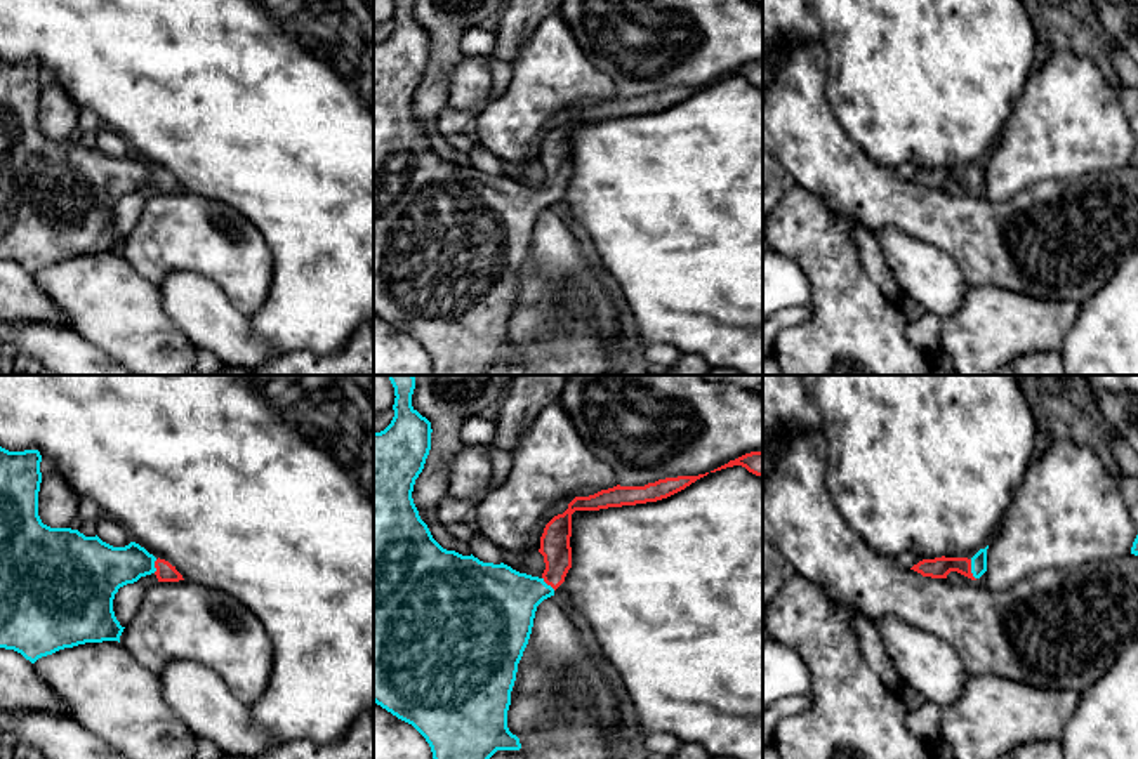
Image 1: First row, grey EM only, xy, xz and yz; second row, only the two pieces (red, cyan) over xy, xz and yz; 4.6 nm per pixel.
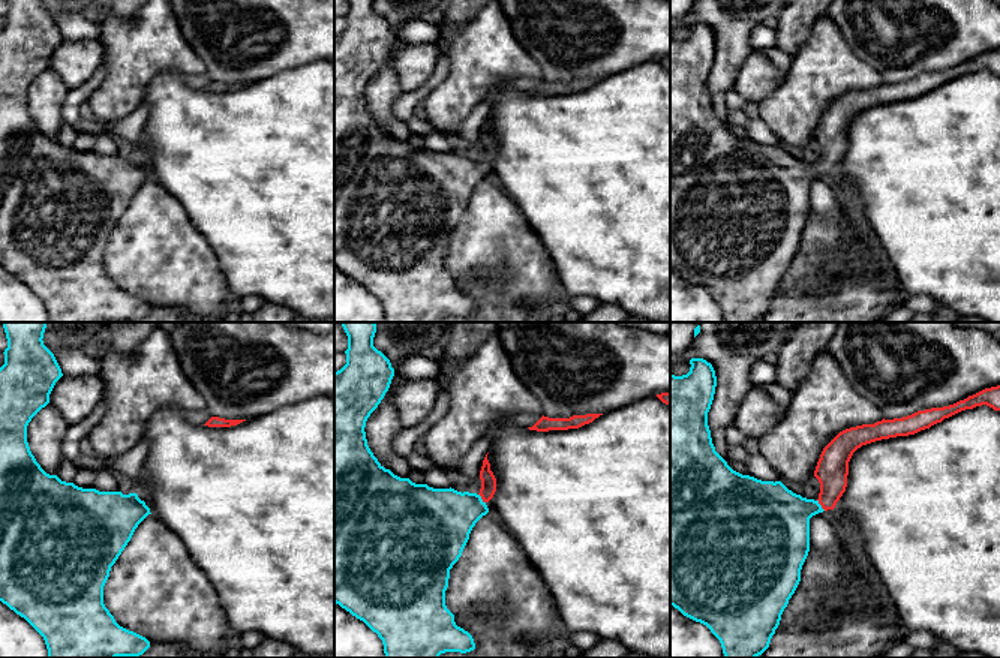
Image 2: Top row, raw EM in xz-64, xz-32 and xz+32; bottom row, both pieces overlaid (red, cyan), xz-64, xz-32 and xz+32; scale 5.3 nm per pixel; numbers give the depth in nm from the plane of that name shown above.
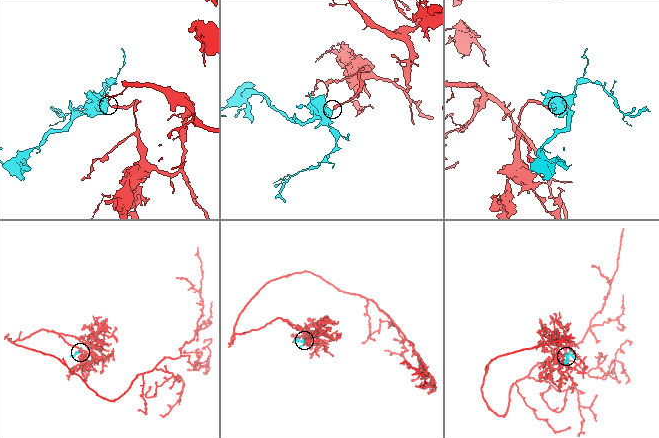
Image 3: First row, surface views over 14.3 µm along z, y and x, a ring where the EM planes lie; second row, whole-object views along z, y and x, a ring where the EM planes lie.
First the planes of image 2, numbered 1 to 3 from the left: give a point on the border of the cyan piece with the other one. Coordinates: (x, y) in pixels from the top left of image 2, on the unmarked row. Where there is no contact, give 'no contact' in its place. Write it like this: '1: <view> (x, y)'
1: no contact
2: xz-32 (482, 162)
3: xz+32 (820, 168)

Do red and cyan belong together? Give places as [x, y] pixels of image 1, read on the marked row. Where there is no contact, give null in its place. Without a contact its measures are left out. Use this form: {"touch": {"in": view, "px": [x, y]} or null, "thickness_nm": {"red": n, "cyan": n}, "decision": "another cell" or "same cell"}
{"touch": {"in": "yz", "px": [970, 570]}, "thickness_nm": {"red": 100, "cyan": 80}, "decision": "same cell"}

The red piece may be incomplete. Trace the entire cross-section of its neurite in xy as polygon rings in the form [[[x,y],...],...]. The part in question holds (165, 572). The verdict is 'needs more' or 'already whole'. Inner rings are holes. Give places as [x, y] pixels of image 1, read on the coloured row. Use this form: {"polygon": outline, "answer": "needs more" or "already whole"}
{"polygon": [[[0,446],[0,648],[17,651],[31,663],[85,643],[120,643],[125,627],[113,611],[120,587],[151,573],[158,582],[184,580],[175,566],[136,542],[113,547],[97,535],[43,525],[38,516],[40,462],[38,450]]], "answer": "needs more"}

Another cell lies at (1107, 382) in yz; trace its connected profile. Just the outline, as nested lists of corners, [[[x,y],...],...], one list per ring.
[[[1084,375],[1096,389],[1138,396],[1138,375]]]

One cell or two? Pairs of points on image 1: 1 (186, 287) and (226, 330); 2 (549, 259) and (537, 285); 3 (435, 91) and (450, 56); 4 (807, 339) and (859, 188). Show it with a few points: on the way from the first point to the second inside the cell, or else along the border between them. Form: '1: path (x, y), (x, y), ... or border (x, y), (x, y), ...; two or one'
1: path (193, 297), (216, 320); one
2: path (549, 266), (541, 278); one
3: path (435, 82), (442, 65); one
4: border (801, 186), (813, 191), (833, 212); two

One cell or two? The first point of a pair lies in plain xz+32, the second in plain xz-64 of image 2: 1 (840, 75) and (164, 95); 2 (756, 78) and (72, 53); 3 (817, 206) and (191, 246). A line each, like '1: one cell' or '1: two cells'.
1: two cells
2: one cell
3: one cell

